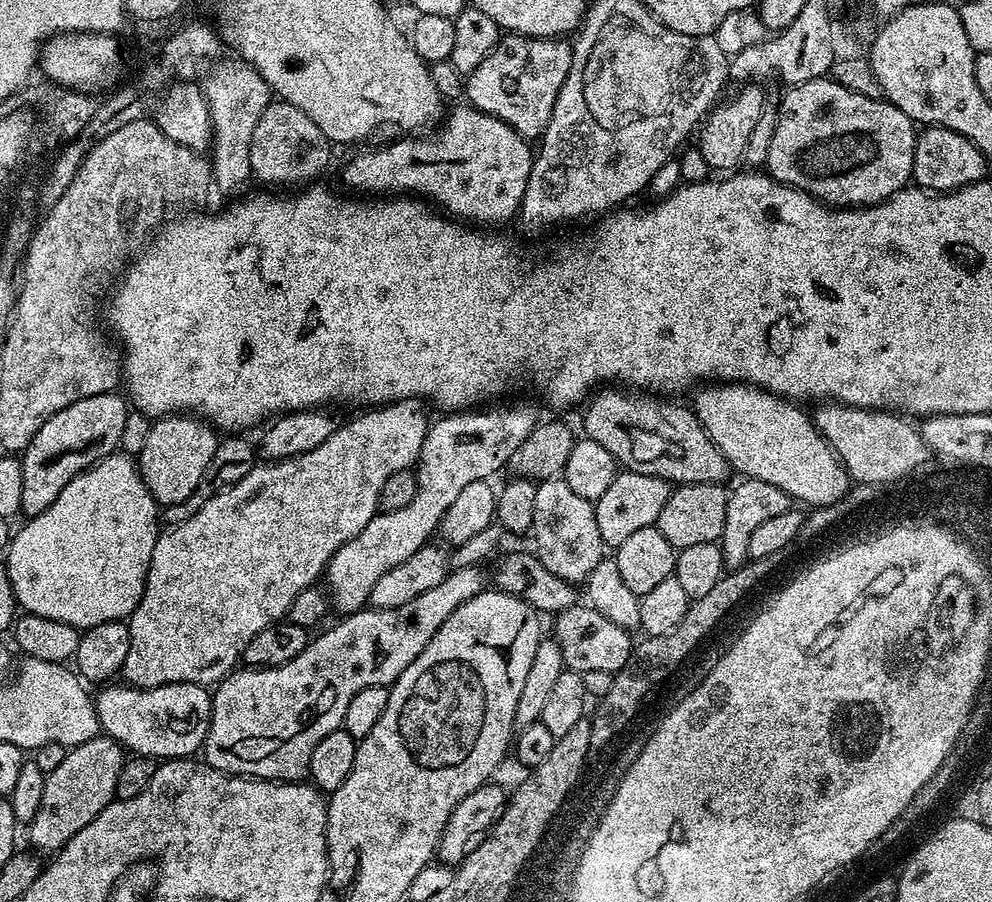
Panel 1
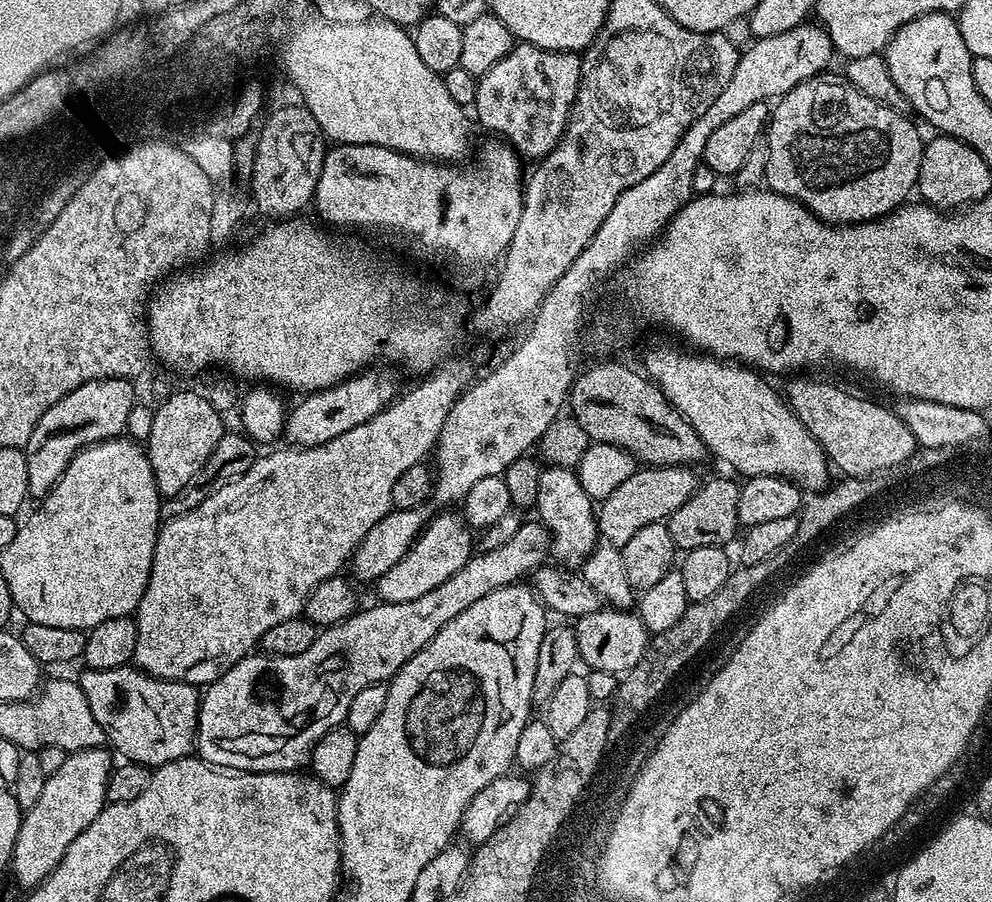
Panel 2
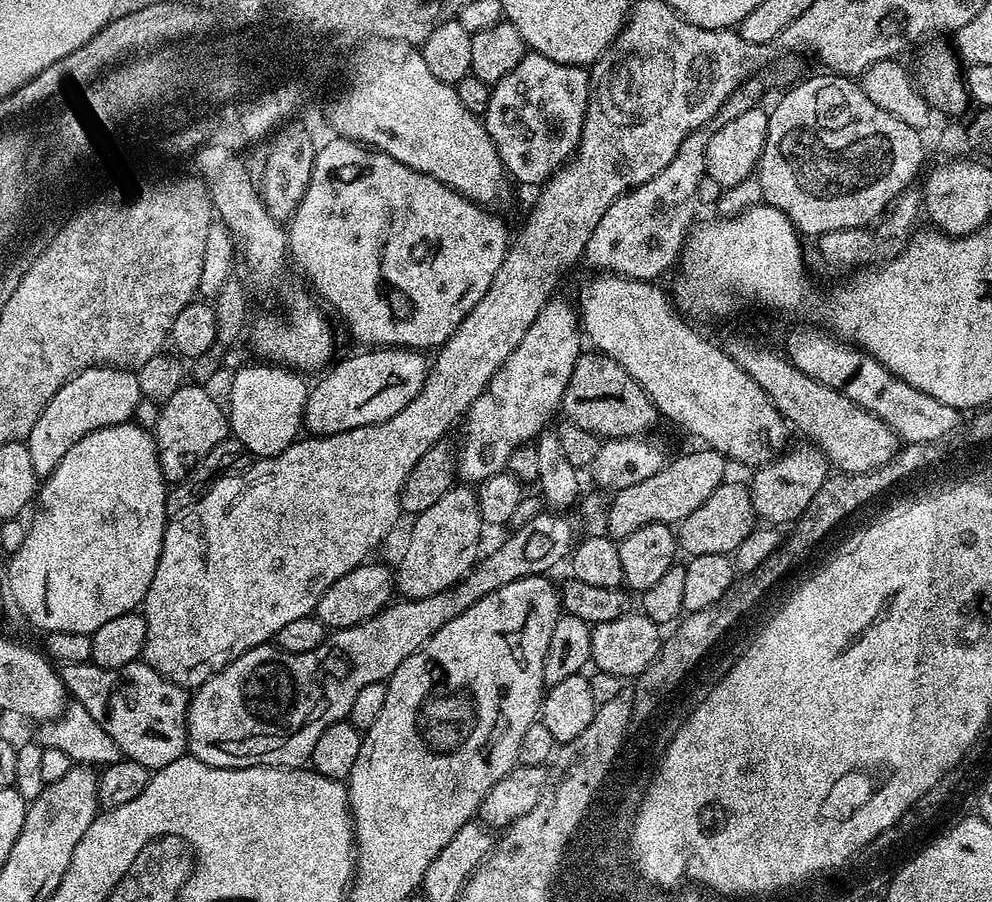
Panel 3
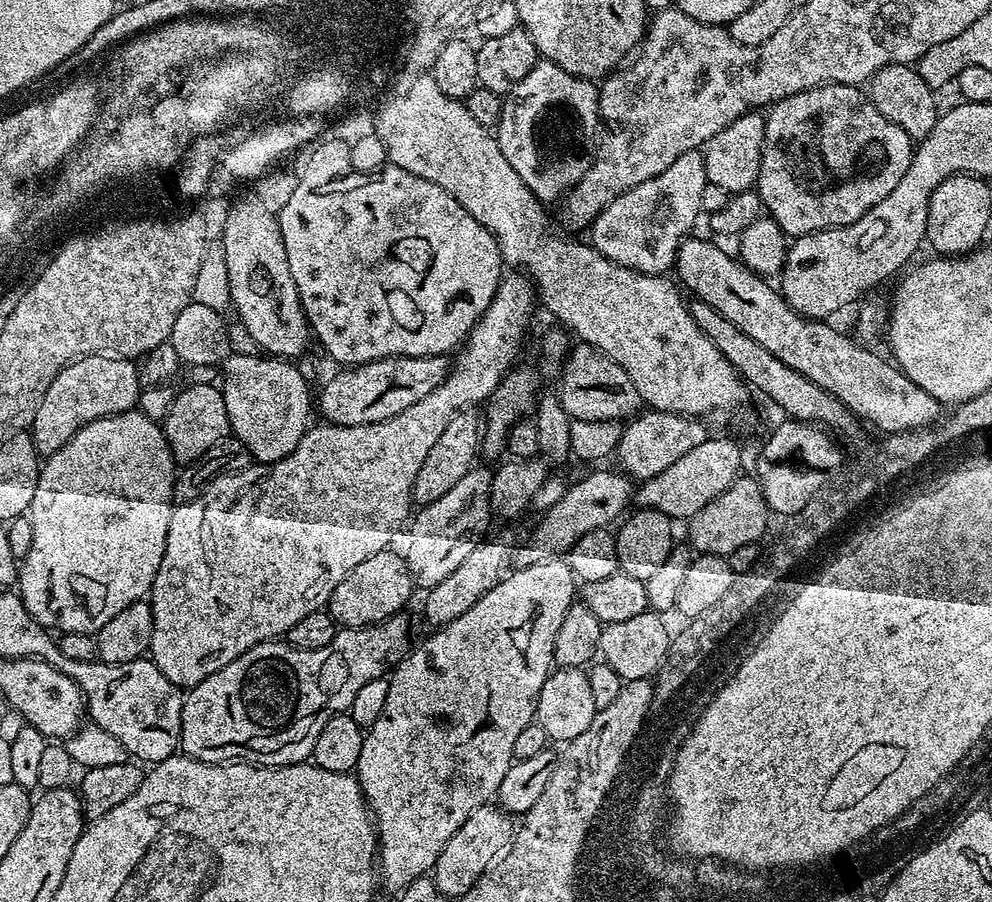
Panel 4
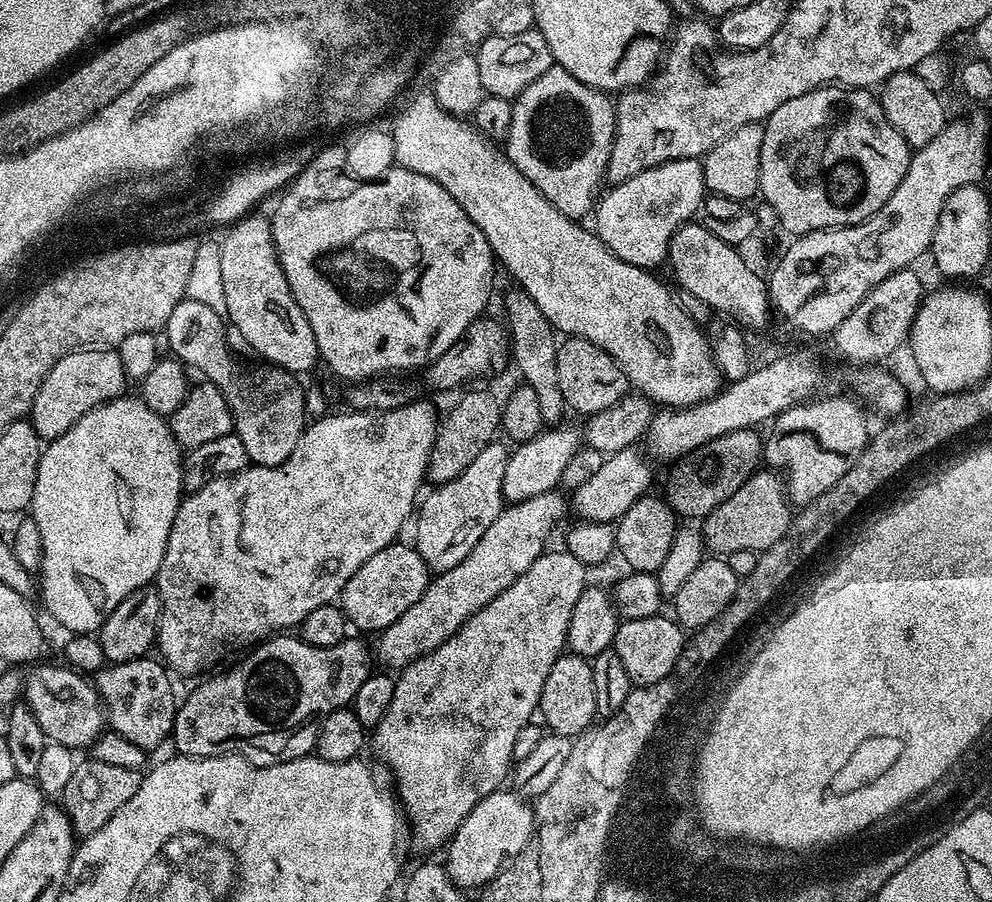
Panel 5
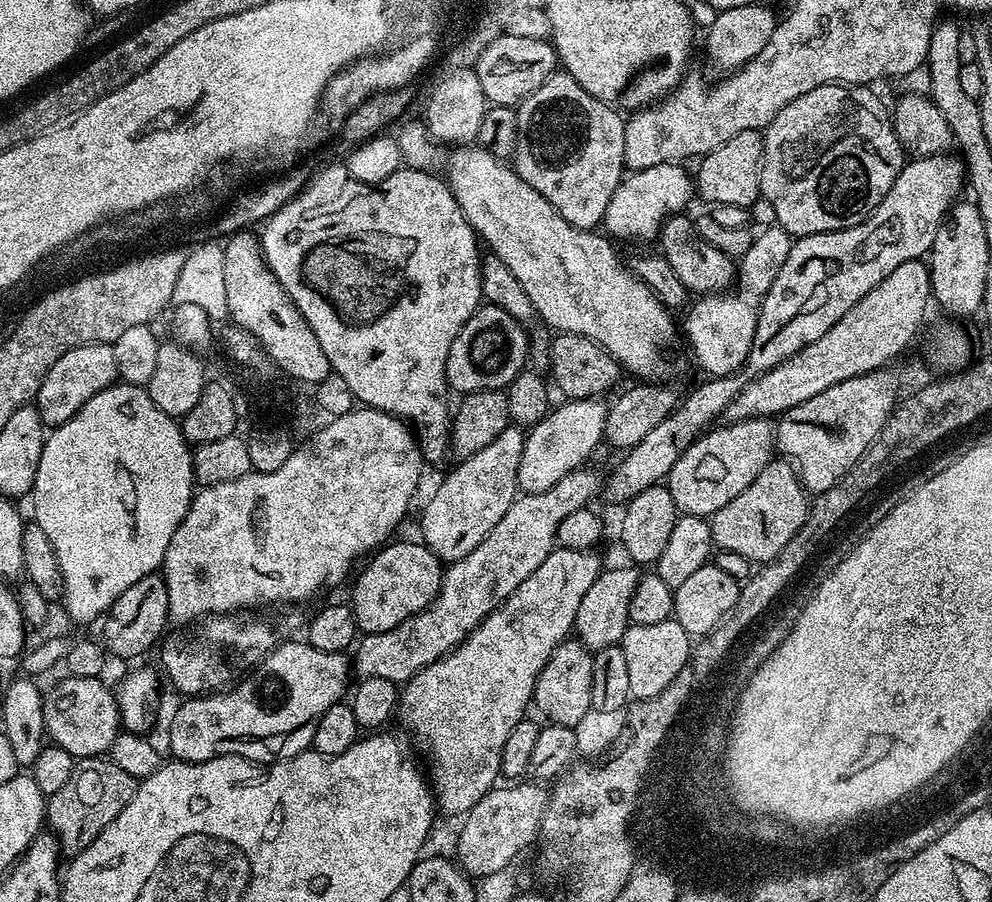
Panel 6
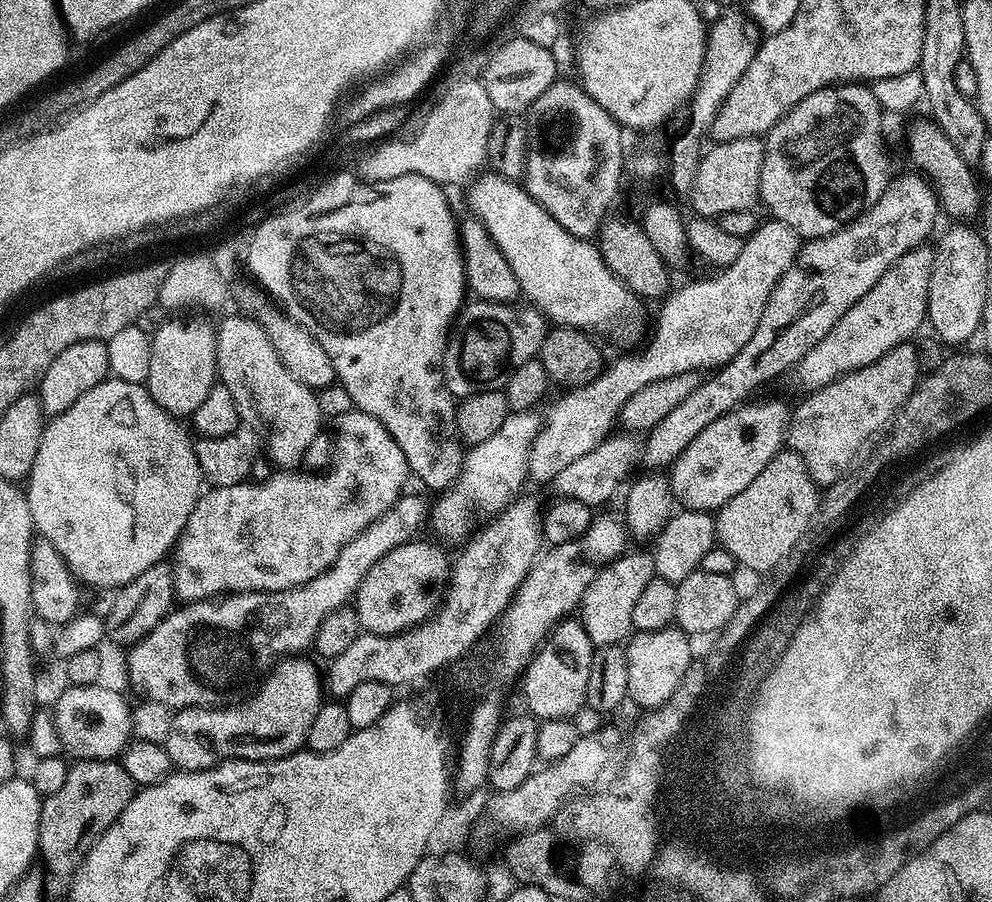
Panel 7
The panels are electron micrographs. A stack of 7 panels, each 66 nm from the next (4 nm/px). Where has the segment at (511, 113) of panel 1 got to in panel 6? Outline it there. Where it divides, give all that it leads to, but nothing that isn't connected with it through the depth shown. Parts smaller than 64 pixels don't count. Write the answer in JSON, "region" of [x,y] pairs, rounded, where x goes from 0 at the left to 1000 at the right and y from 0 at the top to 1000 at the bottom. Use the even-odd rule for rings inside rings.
{"region":[[[561,78],[554,82],[554,86],[550,86],[550,91],[546,91],[546,95],[542,95],[542,100],[538,100],[538,104],[534,104],[527,113],[522,116],[520,130],[525,137],[522,144],[522,157],[520,159],[520,172],[518,174],[518,185],[520,192],[527,200],[534,202],[534,206],[538,206],[538,211],[542,211],[542,215],[546,215],[550,220],[550,224],[554,224],[554,228],[558,228],[558,233],[563,233],[563,237],[567,237],[567,242],[571,242],[571,246],[575,246],[575,251],[583,251],[584,253],[600,254],[606,247],[611,237],[611,228],[615,228],[615,220],[619,220],[619,211],[623,211],[625,201],[631,194],[631,183],[629,181],[629,139],[630,130],[616,115],[608,115],[603,109],[599,109],[591,100],[587,100],[587,95],[583,95],[583,91],[579,91],[579,86],[574,80]]]}

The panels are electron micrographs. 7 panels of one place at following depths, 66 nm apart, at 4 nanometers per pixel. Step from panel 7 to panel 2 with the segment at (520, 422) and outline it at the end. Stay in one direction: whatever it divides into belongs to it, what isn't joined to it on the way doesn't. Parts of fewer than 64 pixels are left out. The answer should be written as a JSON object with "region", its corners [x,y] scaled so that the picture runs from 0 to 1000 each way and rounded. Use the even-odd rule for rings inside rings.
{"region":[[[444,565],[436,576],[434,573],[409,615],[378,644],[377,652],[383,660],[380,662],[386,669],[417,667],[417,663],[425,663],[425,659],[433,659],[433,654],[438,654],[438,650],[446,650],[446,645],[450,645],[454,636],[462,636],[462,632],[466,632],[468,624],[477,616],[477,586],[473,584],[471,576],[463,567],[462,569],[452,567],[456,565]]]}

